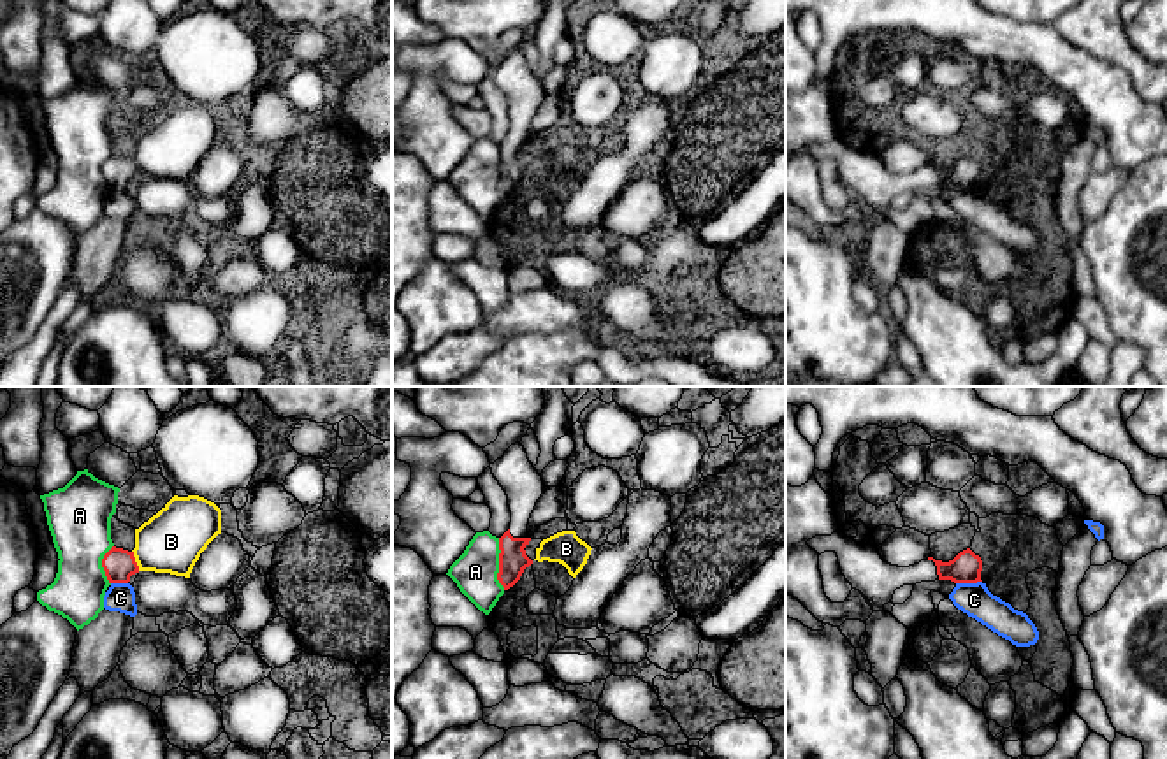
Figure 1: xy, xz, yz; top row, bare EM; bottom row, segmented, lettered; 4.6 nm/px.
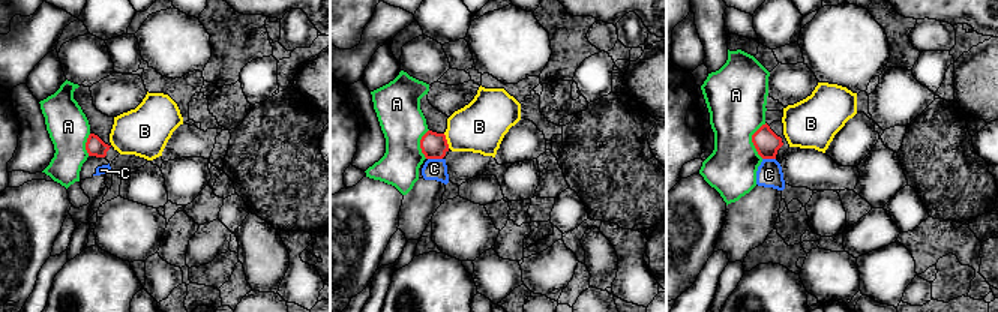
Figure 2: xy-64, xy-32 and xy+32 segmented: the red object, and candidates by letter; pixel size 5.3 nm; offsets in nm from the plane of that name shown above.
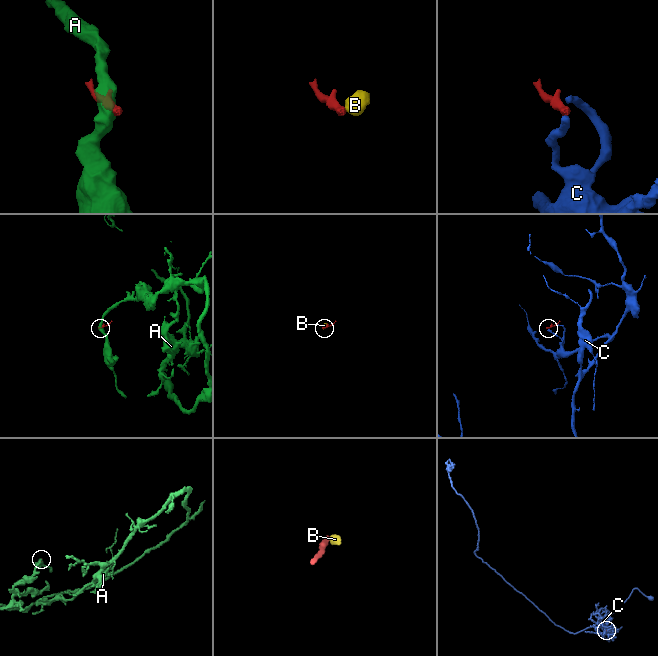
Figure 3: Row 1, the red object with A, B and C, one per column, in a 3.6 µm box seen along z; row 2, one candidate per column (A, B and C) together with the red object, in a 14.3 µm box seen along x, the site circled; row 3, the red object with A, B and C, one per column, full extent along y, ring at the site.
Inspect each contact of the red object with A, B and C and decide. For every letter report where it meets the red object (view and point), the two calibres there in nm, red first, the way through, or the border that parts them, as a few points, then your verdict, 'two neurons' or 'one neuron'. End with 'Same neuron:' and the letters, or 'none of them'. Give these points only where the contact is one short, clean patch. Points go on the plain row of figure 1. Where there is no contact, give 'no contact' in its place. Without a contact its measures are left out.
A: contact xz (500, 171); calibres 130 and 200 nm; two neurons
B: contact xy (134, 167); calibres 150 and 280 nm; way xy (120, 171), (134, 167), (171, 148); one neuron
C: contact yz (969, 188); calibres 140 and 150 nm; two neurons
Same neuron: B

